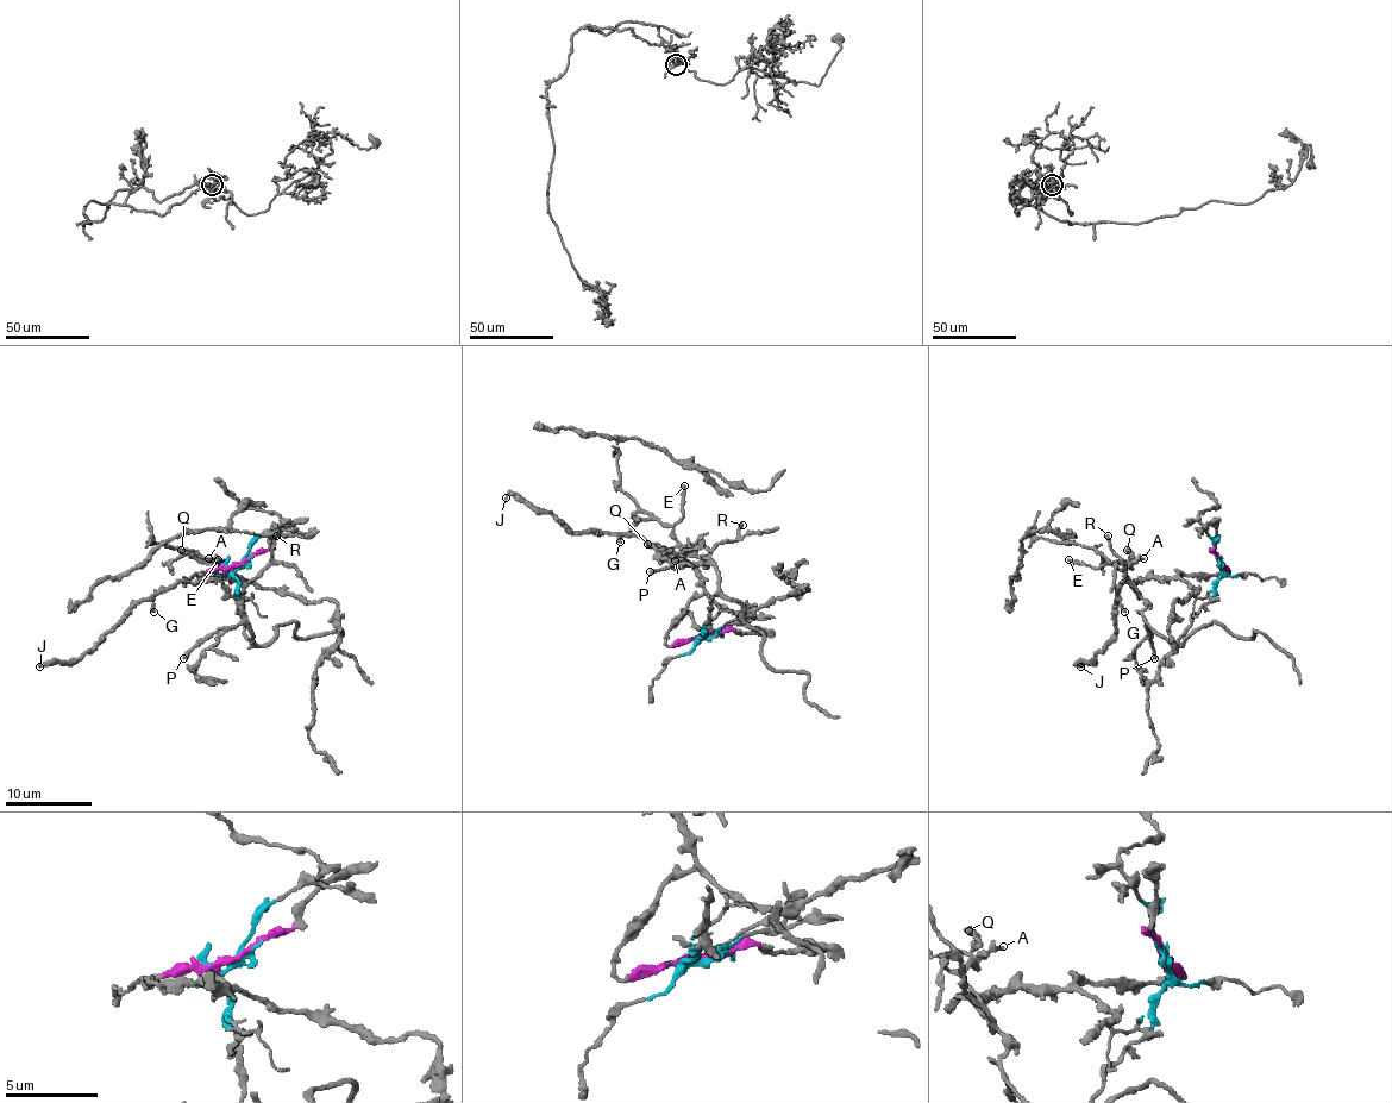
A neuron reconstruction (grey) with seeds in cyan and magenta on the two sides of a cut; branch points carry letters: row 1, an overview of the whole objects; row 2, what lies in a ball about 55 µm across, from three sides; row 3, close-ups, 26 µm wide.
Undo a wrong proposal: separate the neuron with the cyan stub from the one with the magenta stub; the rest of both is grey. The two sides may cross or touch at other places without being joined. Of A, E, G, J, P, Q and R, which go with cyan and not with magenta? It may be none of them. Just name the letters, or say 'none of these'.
A, E, P, Q, R

